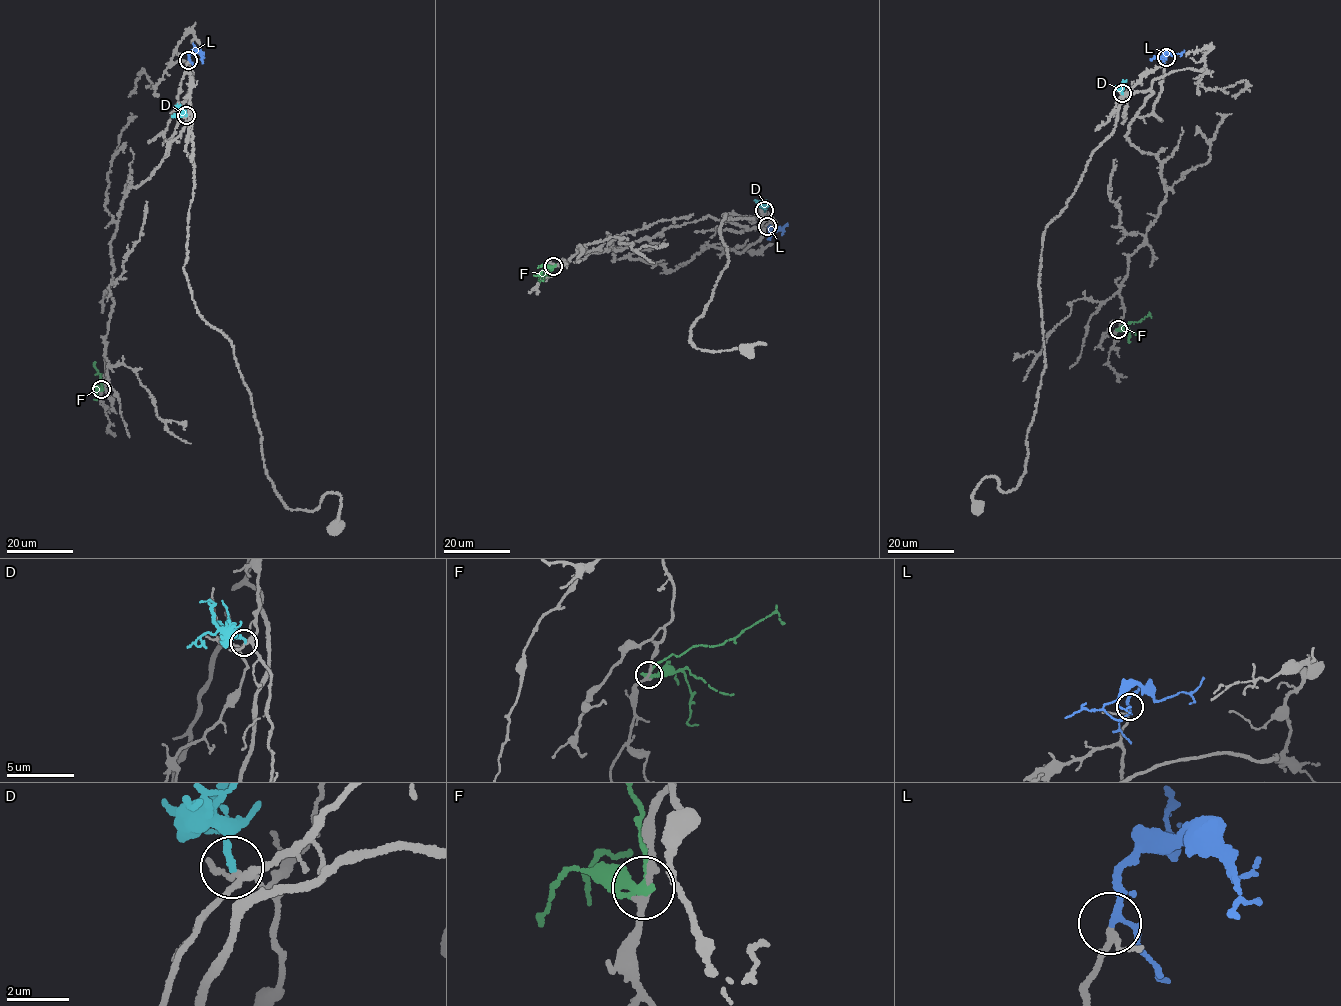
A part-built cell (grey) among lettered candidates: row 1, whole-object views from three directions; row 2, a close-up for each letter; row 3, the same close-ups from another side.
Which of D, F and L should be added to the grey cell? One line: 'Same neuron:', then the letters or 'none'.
Same neuron: L

